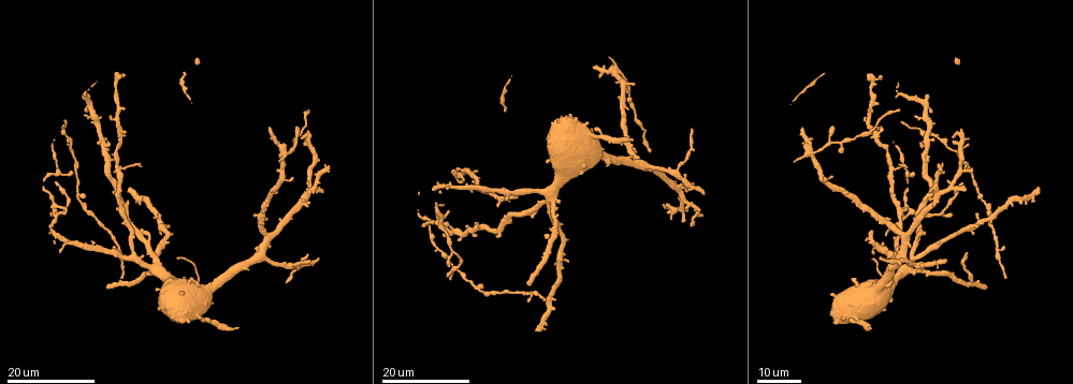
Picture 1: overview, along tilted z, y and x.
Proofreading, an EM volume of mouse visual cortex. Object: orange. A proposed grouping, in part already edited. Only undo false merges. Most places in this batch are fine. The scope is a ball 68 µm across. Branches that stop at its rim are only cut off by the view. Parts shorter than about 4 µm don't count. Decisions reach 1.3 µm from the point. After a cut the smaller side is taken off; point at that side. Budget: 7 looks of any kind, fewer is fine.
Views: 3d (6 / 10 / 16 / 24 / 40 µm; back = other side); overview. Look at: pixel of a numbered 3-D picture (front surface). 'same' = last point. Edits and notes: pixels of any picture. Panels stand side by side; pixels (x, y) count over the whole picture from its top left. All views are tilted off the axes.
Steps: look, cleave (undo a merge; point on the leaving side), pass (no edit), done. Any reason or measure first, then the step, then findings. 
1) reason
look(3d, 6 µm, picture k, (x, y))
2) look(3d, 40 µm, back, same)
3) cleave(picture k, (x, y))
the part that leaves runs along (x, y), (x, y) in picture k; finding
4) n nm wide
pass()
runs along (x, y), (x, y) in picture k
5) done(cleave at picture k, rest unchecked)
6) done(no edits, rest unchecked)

a fork
look(3d, 16 µm, picture 1, (890, 168))

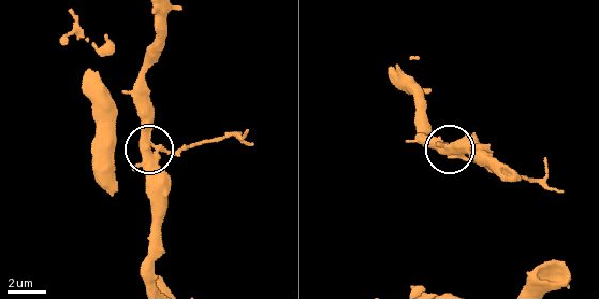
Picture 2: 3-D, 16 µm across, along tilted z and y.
look(3d, 10 µm, picture 2, (154, 145))

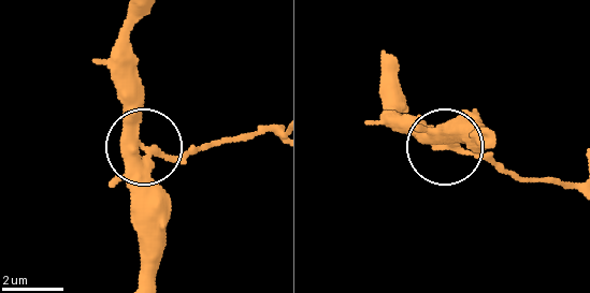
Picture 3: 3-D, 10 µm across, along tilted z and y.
side arm 7 µm
pass()
runs along (143, 277), (146, 149), (178, 155), (215, 147) in picture 3; all the same cell

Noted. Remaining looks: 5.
look(3d, 16 µm, picture 1, (452, 231))

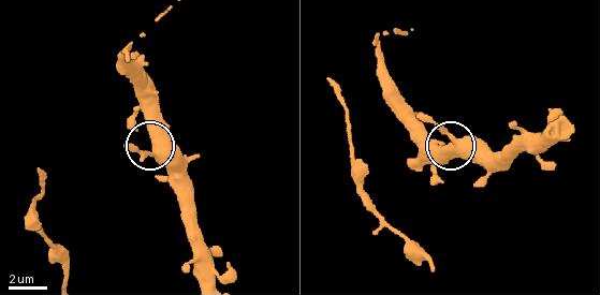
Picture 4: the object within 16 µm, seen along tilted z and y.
look(3d, 10 µm, picture 4, (459, 141))

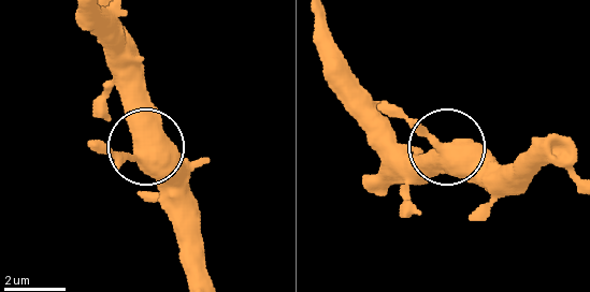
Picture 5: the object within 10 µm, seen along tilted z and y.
pass()
runs along (206, 279), (196, 209), (147, 140), (143, 73) in picture 5; continuous, no second cell

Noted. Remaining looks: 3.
look(3d, 16 µm, picture 1, (151, 254))

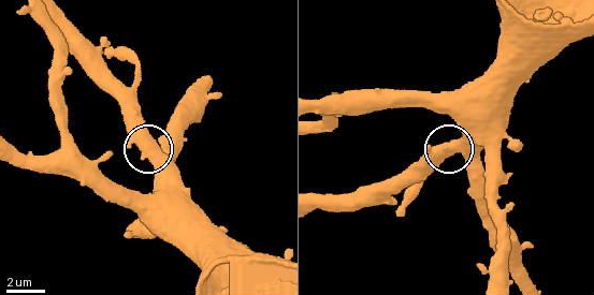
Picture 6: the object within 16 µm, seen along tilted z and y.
look(3d, 6 µm, picture 6, (456, 149))

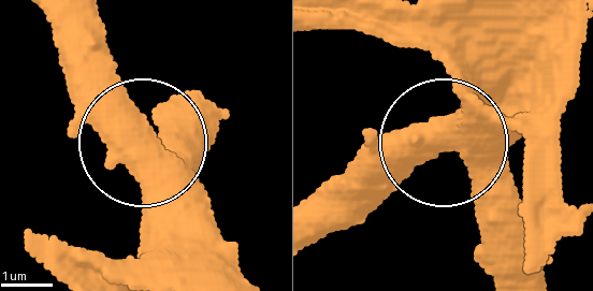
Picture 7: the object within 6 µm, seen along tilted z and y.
side arm 39 µm
pass()
all the same cell

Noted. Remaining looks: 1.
done(no edits, rest unchecked)

